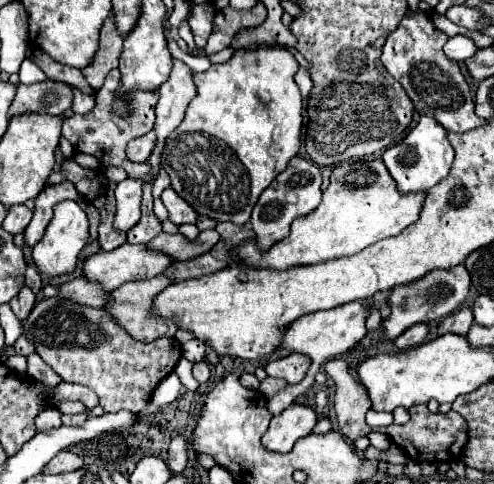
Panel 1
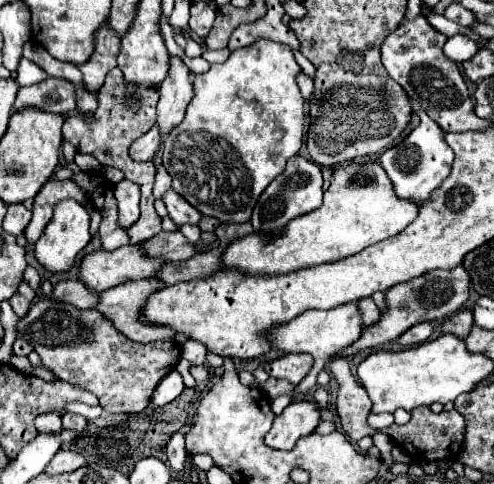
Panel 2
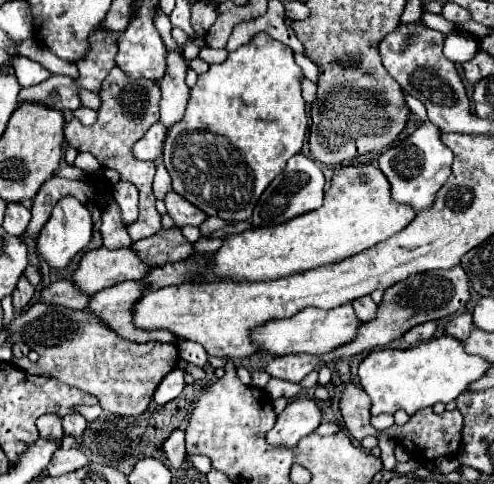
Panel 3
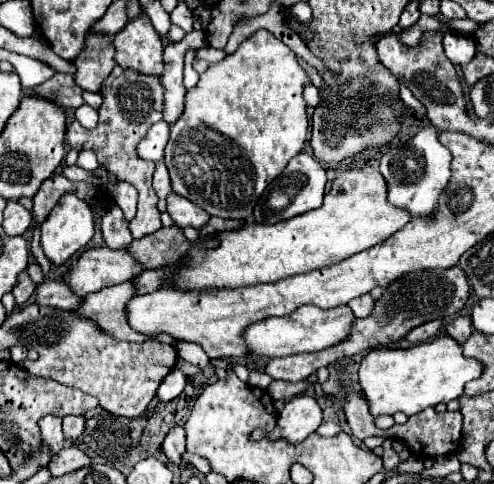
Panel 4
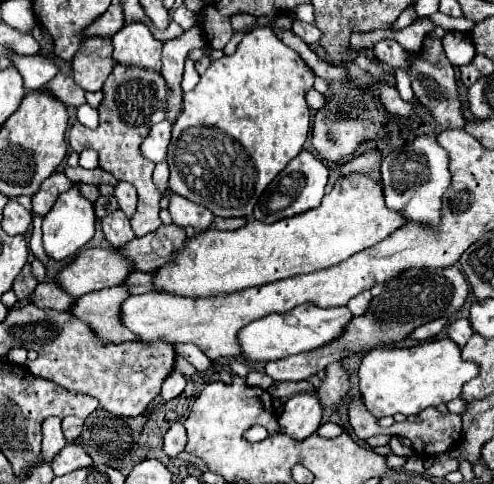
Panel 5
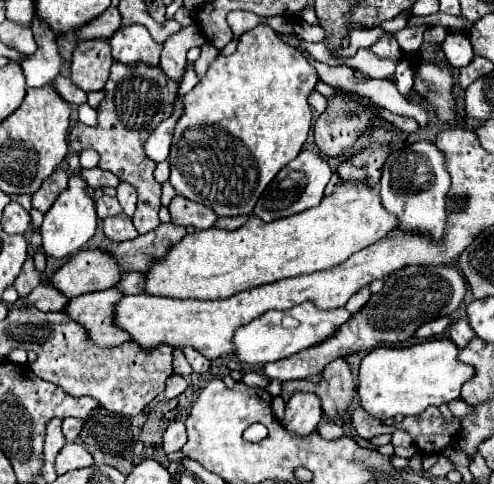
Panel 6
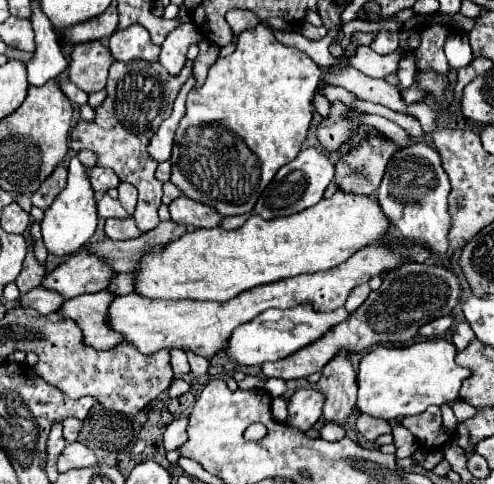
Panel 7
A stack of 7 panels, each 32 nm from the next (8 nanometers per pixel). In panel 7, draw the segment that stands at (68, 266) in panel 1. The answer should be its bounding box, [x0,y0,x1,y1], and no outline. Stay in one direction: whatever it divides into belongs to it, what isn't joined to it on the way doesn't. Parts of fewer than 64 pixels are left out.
[42,156,98,256]

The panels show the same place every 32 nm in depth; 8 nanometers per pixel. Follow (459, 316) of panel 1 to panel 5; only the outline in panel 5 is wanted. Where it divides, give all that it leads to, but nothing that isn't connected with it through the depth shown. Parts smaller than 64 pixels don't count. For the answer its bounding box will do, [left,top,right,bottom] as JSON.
[448,318,474,348]

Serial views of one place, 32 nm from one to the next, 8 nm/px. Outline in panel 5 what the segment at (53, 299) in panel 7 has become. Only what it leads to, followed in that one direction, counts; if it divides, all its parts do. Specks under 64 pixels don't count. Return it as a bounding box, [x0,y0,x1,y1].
[30,282,74,310]

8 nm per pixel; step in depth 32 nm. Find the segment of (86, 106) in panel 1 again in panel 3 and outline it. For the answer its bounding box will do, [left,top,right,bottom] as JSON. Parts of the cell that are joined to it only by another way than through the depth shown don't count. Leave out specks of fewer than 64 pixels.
[80,90,100,110]

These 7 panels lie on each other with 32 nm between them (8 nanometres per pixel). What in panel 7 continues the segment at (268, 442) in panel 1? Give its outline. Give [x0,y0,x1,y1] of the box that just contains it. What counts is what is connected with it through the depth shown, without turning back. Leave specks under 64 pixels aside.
[288,388,324,432]

